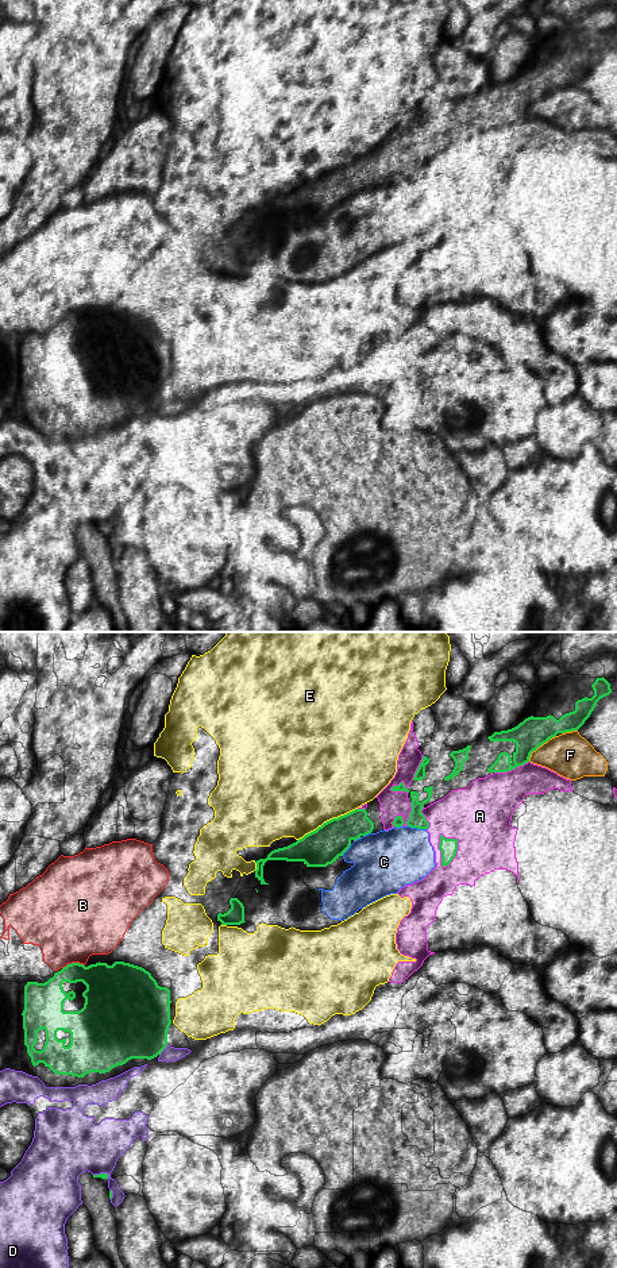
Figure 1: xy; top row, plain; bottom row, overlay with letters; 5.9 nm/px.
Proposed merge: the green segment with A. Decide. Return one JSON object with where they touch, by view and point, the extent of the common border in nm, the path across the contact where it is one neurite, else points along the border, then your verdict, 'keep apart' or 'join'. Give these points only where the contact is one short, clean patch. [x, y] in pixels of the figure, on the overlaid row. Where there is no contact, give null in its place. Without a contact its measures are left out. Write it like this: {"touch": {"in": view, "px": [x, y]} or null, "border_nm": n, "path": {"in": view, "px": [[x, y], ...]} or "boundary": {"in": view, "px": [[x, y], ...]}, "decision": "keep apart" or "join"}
{"touch": {"in": "xy", "px": [440, 850]}, "border_nm": 200, "decision": "keep apart"}

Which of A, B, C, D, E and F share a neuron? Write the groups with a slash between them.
A / B / C / D / E / F

